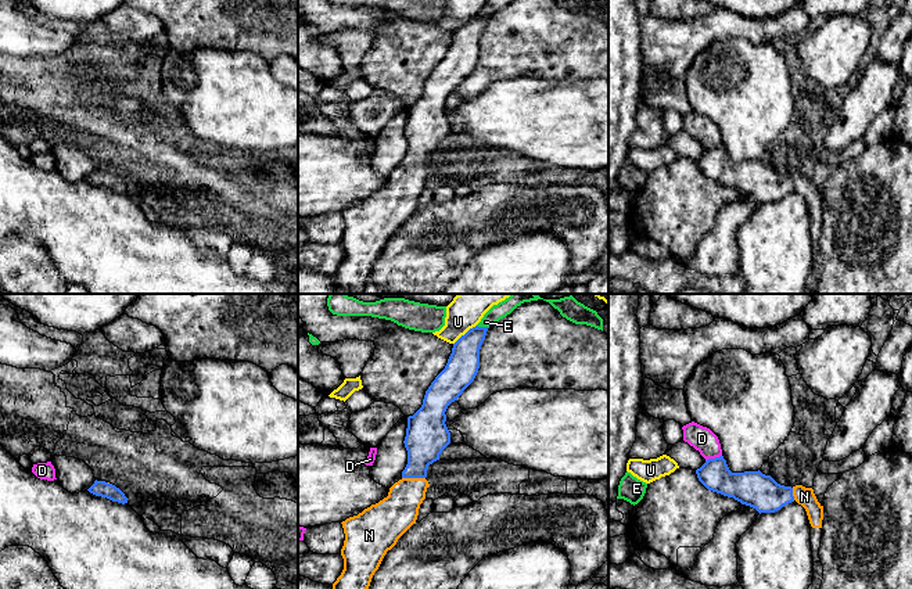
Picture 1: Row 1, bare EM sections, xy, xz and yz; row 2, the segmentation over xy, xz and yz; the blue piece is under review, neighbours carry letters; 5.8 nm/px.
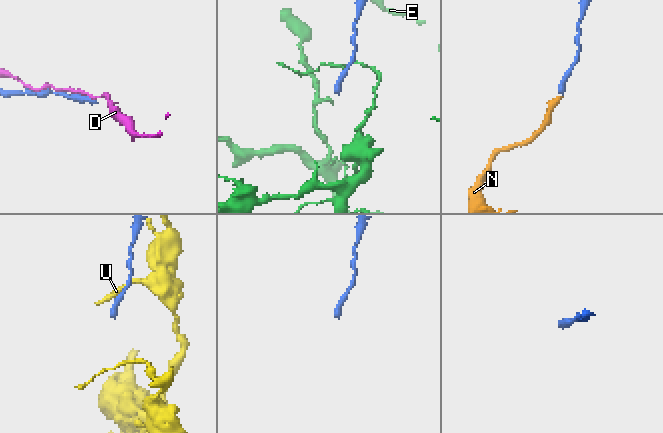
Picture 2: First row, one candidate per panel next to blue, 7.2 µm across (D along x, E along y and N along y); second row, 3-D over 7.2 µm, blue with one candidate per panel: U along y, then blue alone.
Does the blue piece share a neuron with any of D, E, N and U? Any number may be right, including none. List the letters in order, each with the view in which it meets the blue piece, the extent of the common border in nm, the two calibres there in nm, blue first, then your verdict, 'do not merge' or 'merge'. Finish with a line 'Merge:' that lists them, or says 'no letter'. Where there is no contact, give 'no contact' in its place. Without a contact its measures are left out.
D: meets blue in yz; contact 100 nm long; 180 nm thick on the blue side, 140 nm on the other; do not merge
E: meets blue in xz; contact 70 nm long; 190 nm thick on the blue side, 80 nm on the other; do not merge
N: meets blue in xz; contact 140 nm long; 240 nm thick on the blue side, 220 nm on the other; merge
U: meets blue in xz; contact 180 nm long; 190 nm thick on the blue side, 150 nm on the other; do not merge
Merge: N

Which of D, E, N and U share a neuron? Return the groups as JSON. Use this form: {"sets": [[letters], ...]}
{"sets": [["D"], ["E"], ["N"], ["U"]]}

